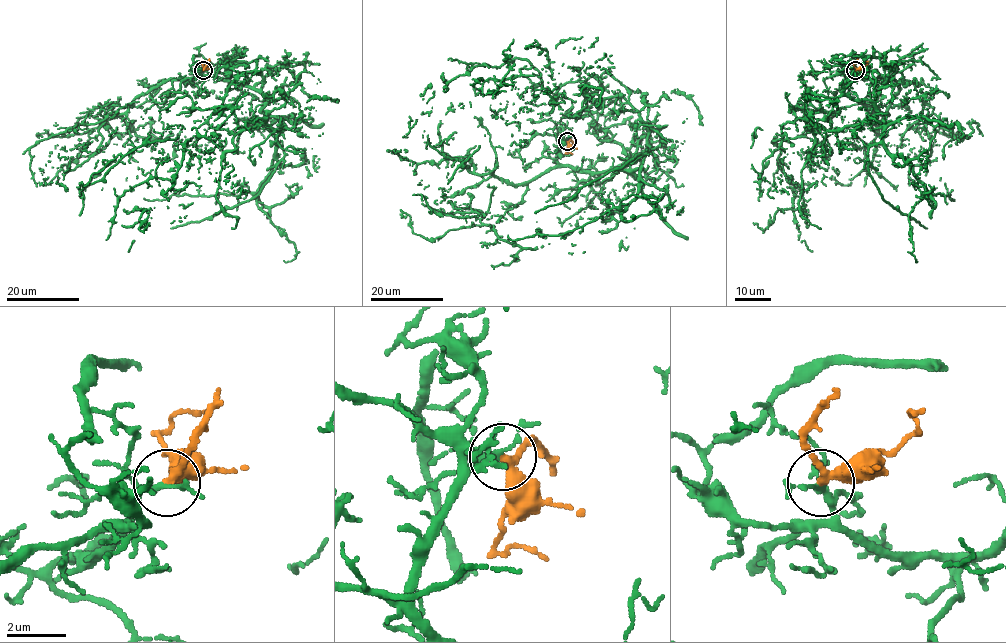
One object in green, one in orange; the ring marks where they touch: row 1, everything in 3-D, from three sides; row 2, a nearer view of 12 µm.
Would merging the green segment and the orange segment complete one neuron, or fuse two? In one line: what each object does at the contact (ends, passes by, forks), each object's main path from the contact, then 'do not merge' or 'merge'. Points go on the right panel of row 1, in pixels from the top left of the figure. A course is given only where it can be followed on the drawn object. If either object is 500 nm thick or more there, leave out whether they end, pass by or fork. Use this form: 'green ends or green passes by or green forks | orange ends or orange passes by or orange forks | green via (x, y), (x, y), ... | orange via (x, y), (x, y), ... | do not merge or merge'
green forks | orange passes by | green via (856, 70), (886, 80), (875, 116), (812, 124), (816, 153), (772, 141), (793, 188), (827, 150), (819, 168) | orange via (856, 70), (868, 61) | merge

